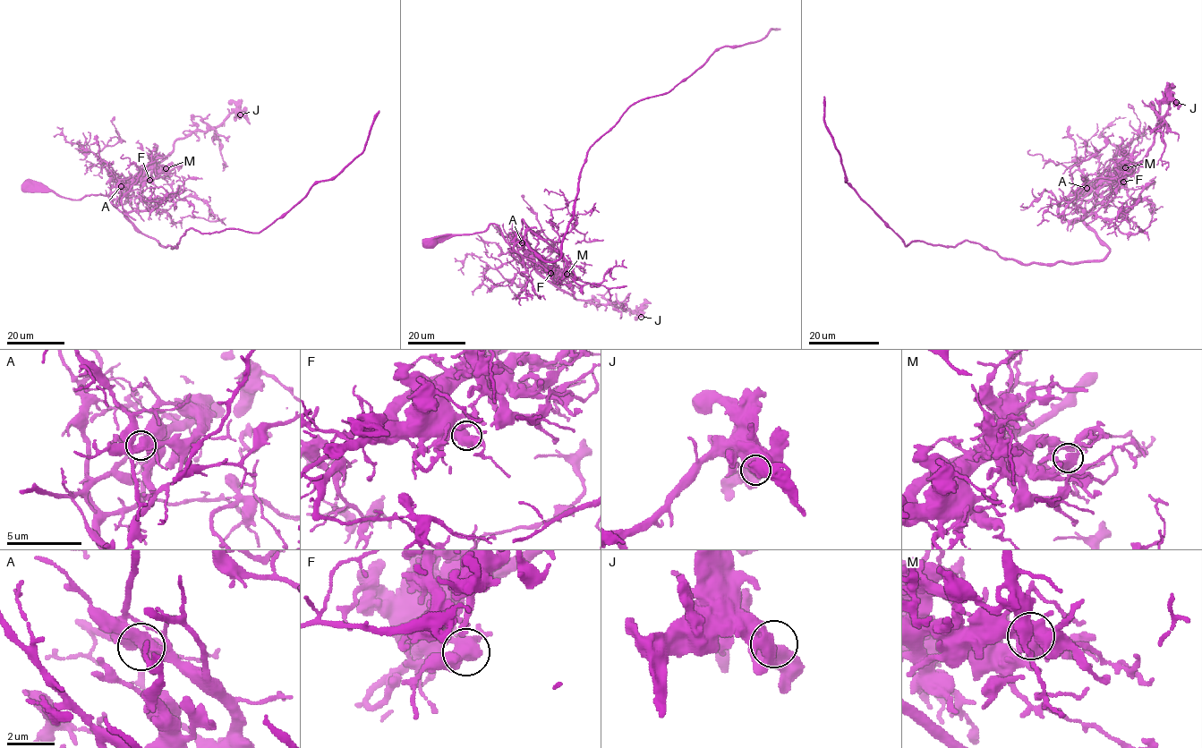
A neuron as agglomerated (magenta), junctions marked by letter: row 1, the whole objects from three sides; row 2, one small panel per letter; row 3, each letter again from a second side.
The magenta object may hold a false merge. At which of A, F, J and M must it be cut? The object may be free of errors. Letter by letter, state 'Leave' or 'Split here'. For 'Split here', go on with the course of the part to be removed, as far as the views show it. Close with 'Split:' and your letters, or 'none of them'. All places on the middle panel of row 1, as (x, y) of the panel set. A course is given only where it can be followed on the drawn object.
A: Split here. Course of the part to remove: (522, 242), (523, 220), (532, 250), (561, 256), (588, 149), (630, 106), (669, 92), (716, 51), (780, 29)
F: Leave
J: Leave
M: Leave
Split: A

